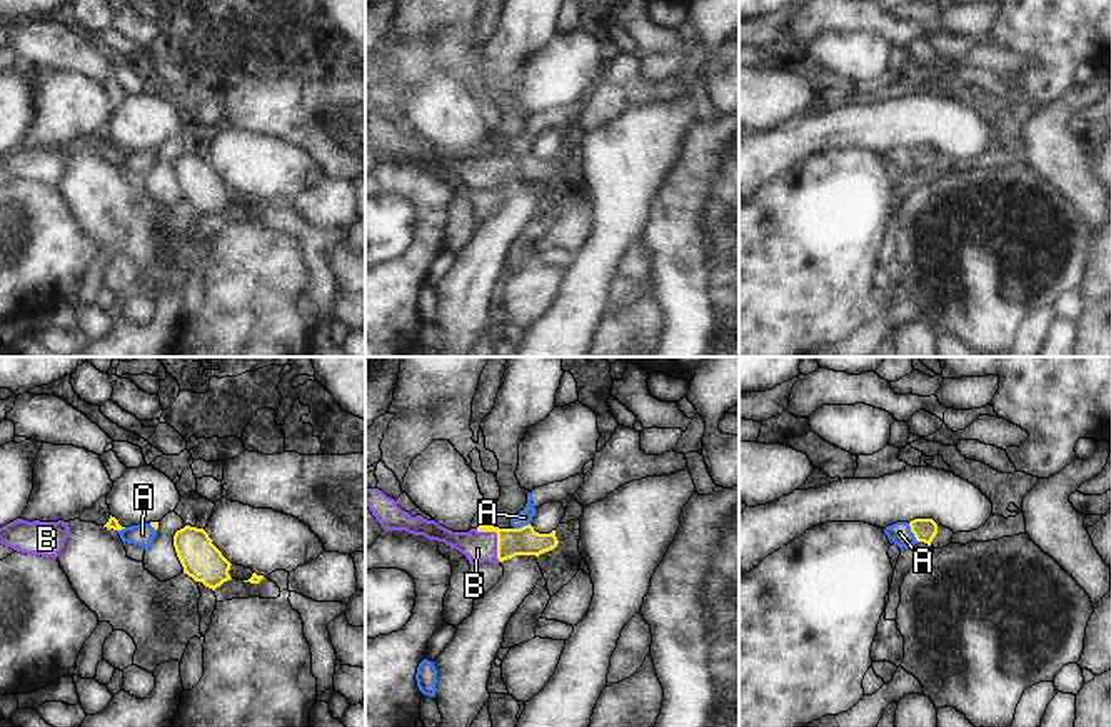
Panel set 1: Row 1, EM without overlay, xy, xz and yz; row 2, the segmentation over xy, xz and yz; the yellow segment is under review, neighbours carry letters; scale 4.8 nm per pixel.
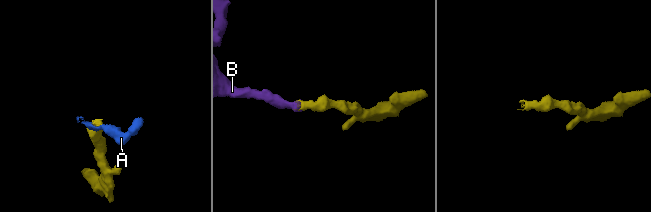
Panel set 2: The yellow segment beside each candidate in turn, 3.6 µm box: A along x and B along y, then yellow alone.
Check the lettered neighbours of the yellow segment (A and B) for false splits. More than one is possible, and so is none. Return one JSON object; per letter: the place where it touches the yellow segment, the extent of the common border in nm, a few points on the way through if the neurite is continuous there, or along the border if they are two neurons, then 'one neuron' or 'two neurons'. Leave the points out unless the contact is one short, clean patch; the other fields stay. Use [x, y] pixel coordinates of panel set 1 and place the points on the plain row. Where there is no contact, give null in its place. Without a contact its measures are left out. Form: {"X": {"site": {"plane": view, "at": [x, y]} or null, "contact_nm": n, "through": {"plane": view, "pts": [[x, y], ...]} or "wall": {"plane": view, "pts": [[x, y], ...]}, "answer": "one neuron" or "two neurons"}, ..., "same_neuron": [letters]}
{"A": {"site": {"plane": "yz", "at": [911, 157]}, "contact_nm": 100, "wall": {"plane": "yz", "pts": [[908, 150], [918, 167]]}, "answer": "two neurons"}, "B": {"site": {"plane": "xz", "at": [497, 164]}, "contact_nm": 200, "through": {"plane": "xz", "pts": [[524, 167], [497, 164], [491, 170], [477, 174]]}, "answer": "one neuron"}, "same_neuron": ["B"]}

